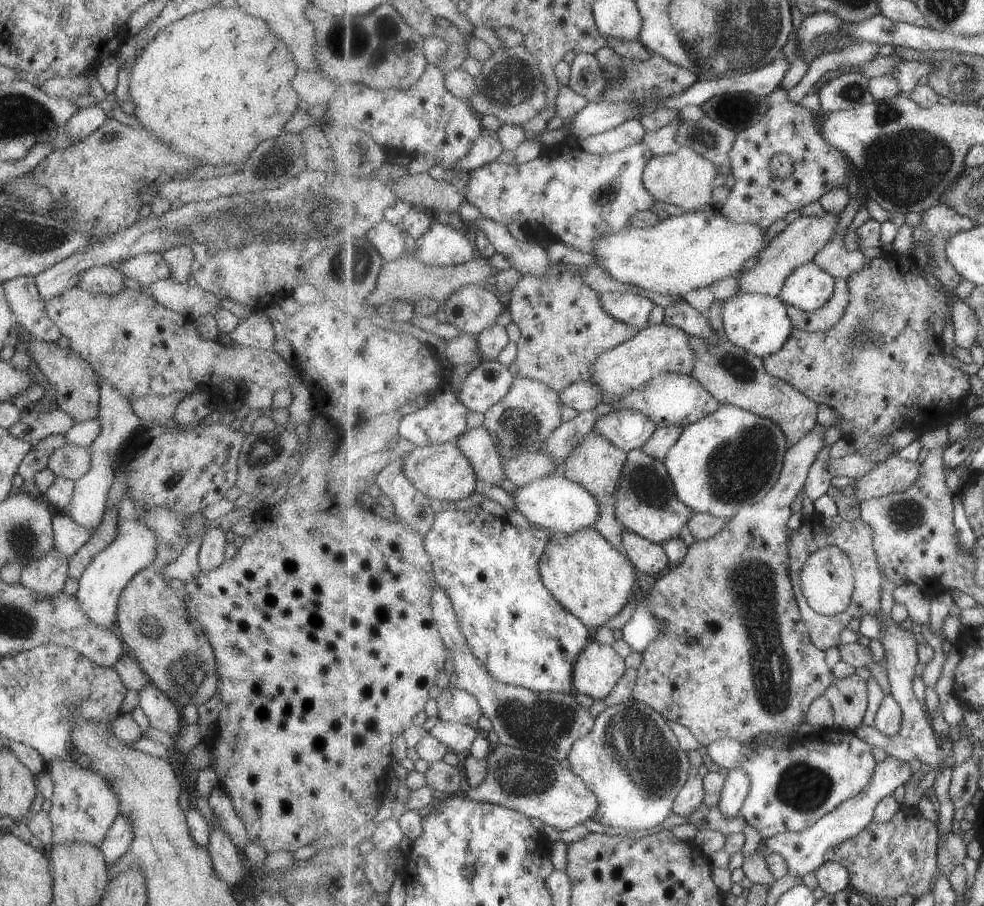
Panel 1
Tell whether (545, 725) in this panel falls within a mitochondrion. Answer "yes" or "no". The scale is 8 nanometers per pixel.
yes

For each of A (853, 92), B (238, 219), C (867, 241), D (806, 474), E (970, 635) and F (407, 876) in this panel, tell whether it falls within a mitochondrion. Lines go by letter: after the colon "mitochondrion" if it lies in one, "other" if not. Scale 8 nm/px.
A: mitochondrion
B: mitochondrion
C: other
D: other
E: other
F: other

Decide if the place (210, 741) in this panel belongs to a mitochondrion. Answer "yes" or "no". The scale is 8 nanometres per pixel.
no

